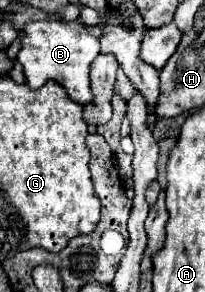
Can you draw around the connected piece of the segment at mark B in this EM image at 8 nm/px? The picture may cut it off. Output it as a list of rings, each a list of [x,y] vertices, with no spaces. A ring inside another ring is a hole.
[[[41,20],[23,26],[23,40],[17,60],[23,64],[25,80],[35,90],[41,88],[47,80],[59,82],[69,98],[81,106],[93,102],[93,90],[89,82],[89,64],[99,54],[99,40],[83,30],[79,22],[57,22],[57,20]]]

